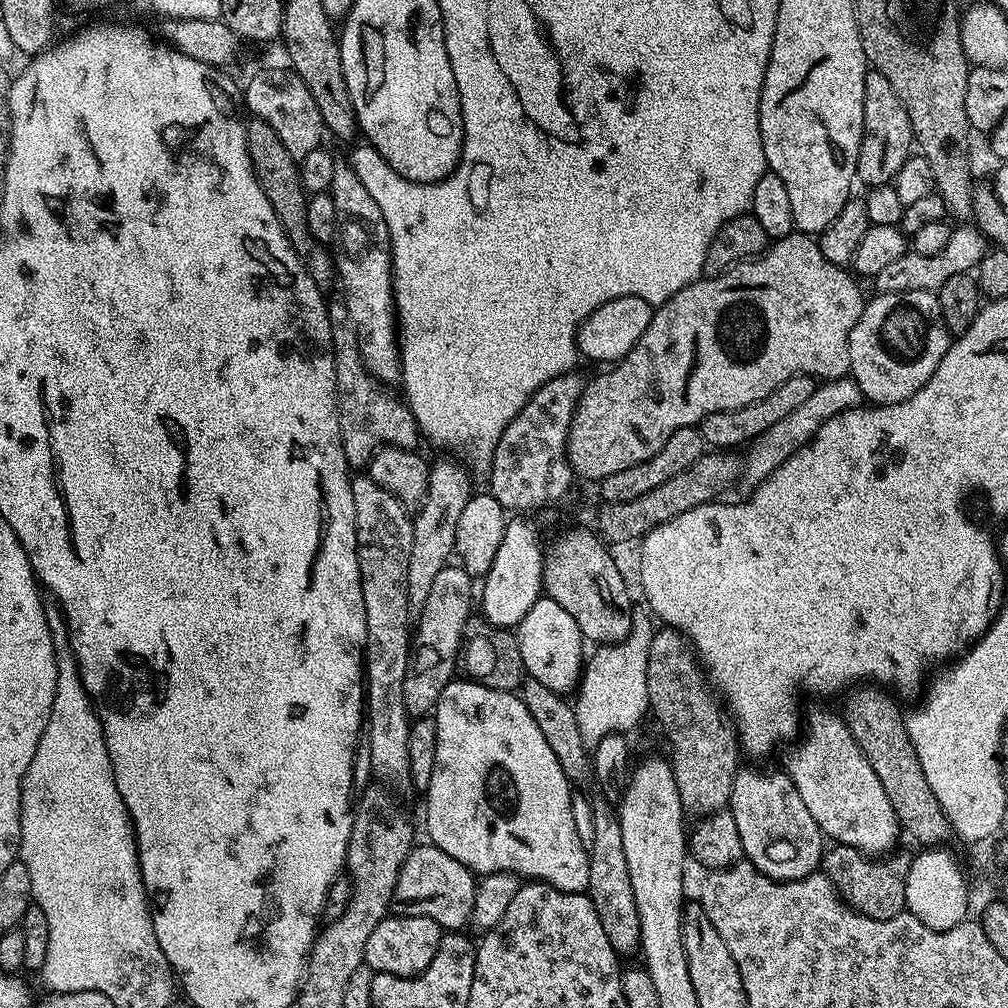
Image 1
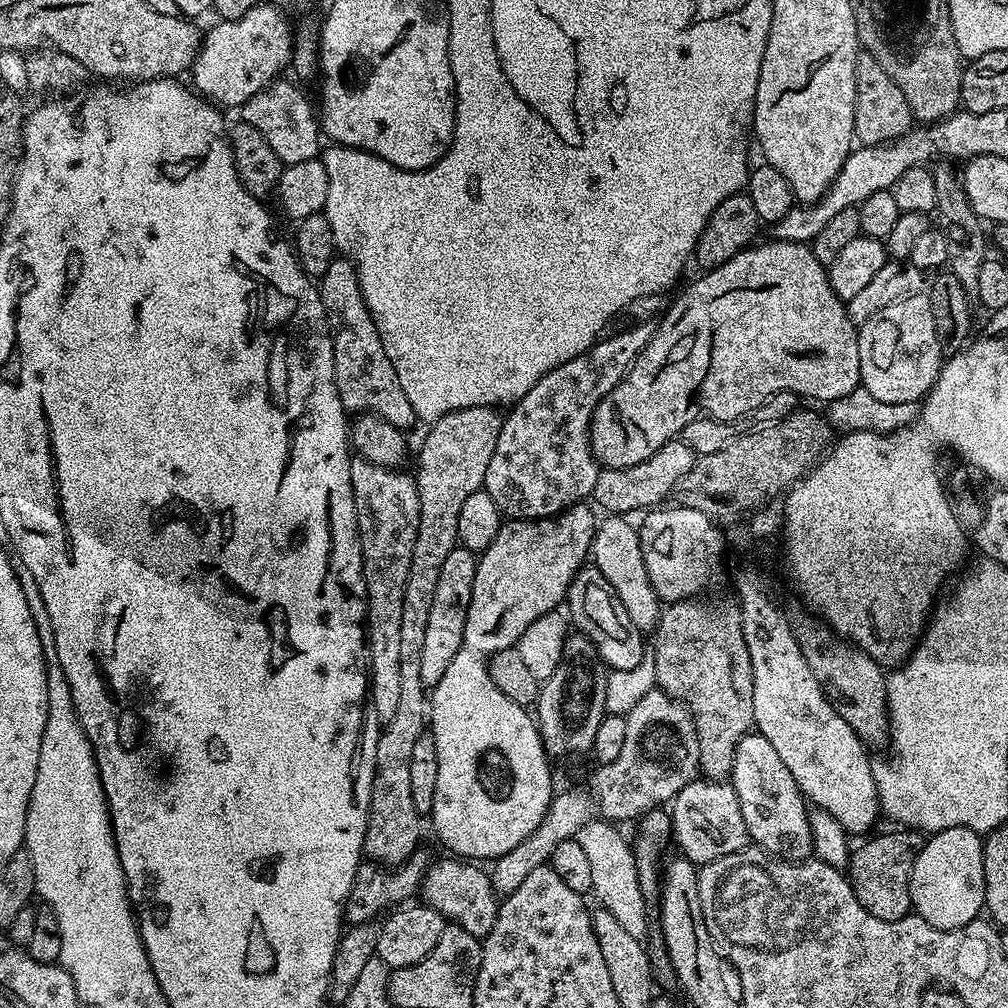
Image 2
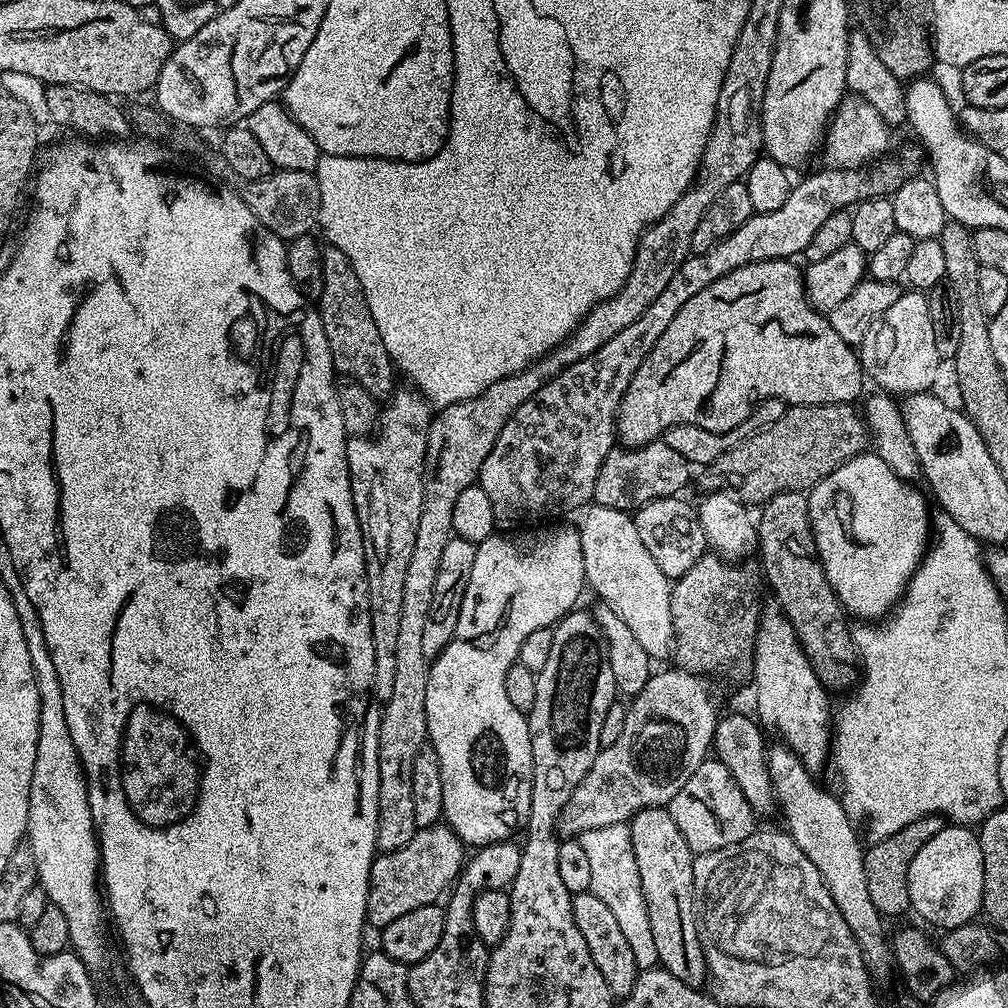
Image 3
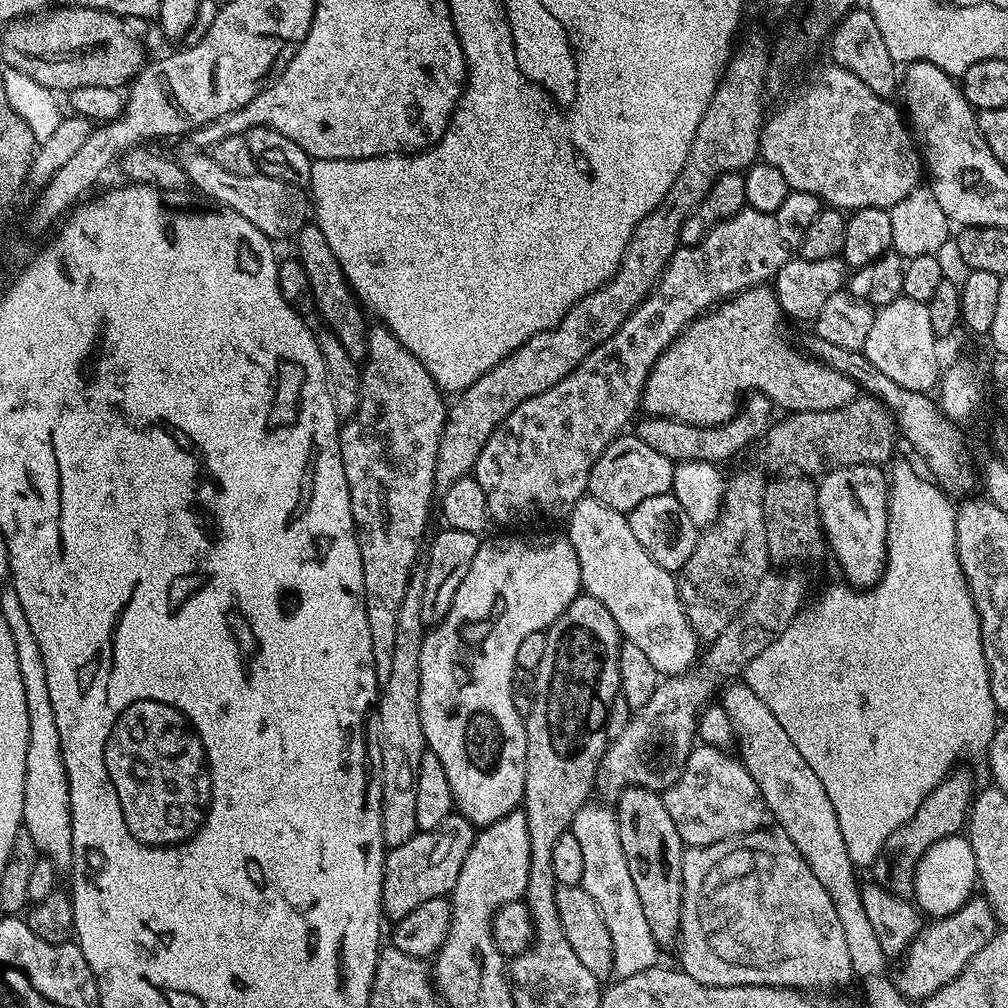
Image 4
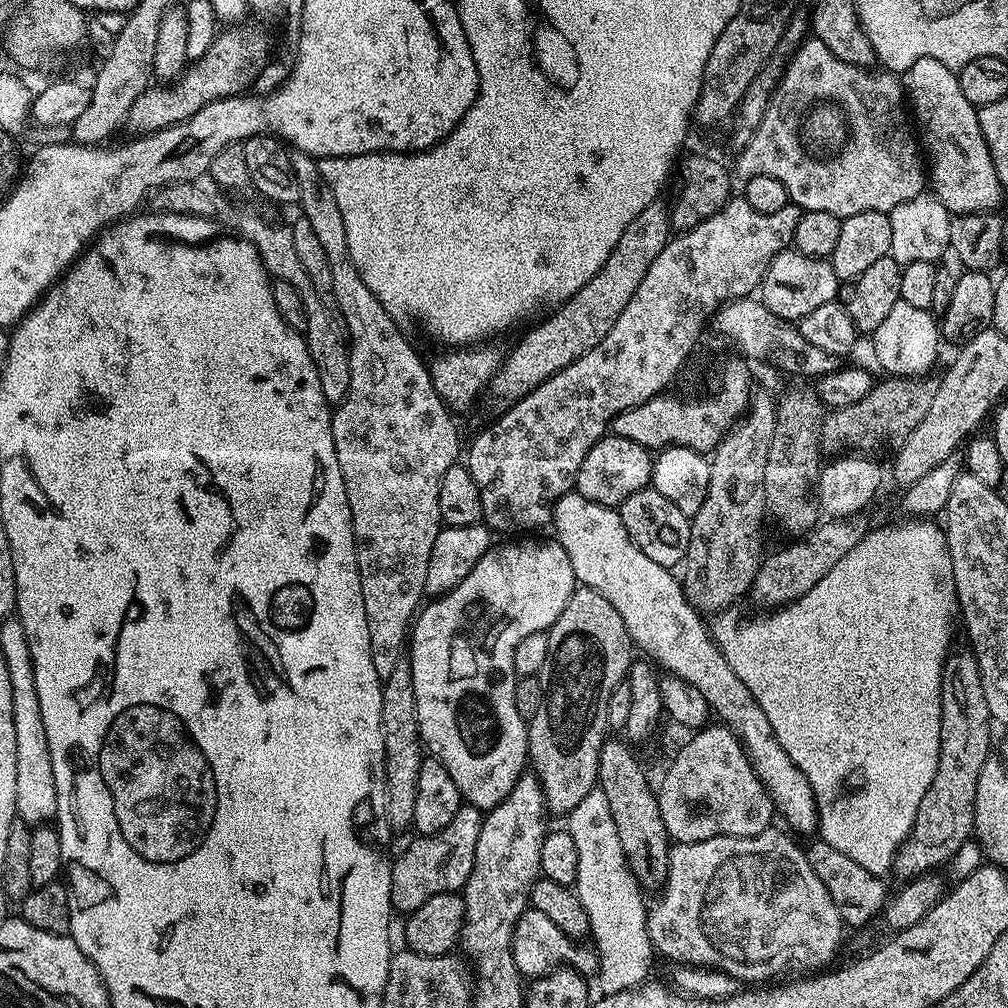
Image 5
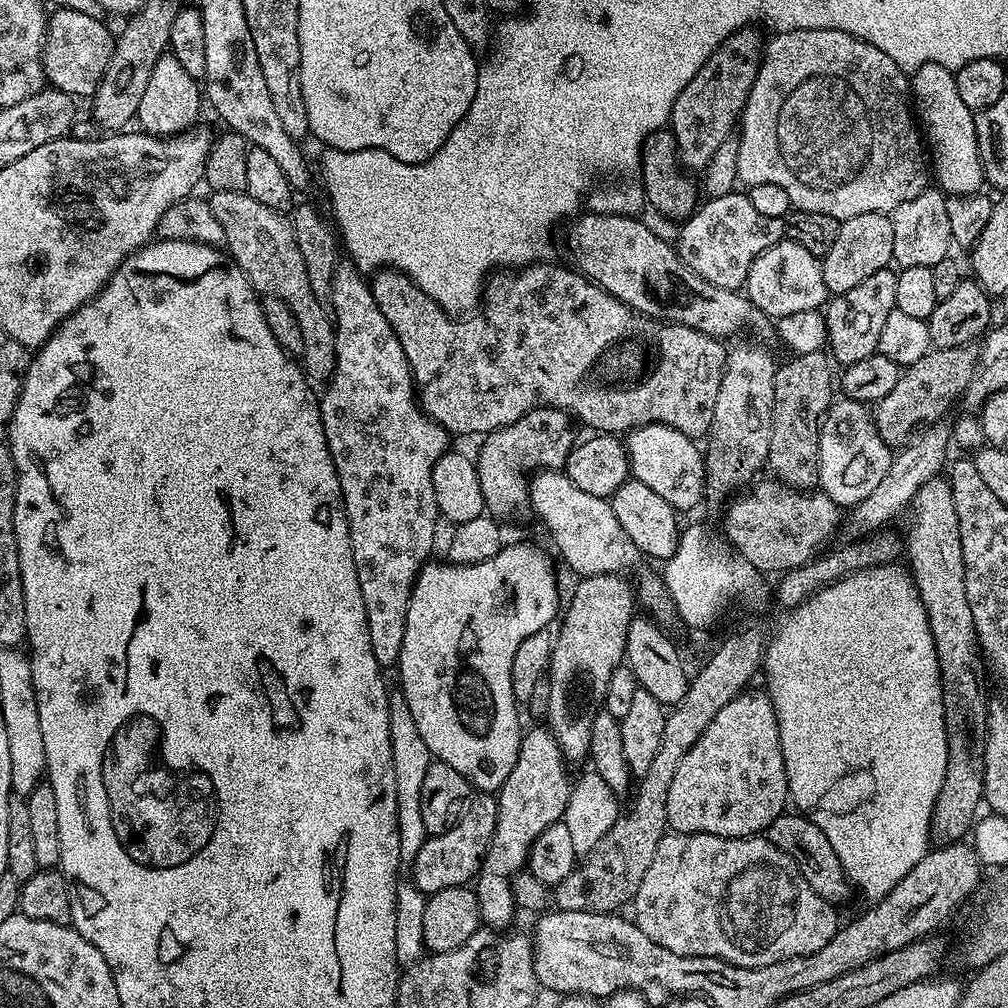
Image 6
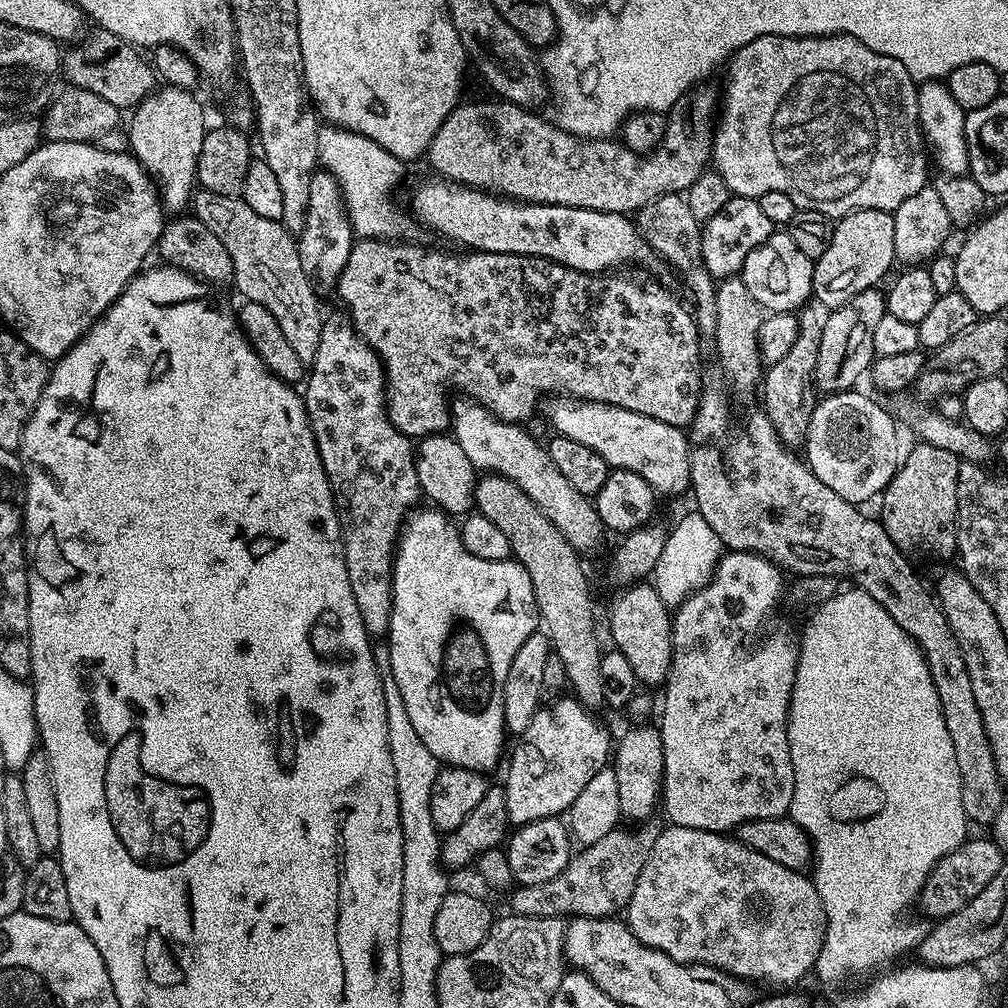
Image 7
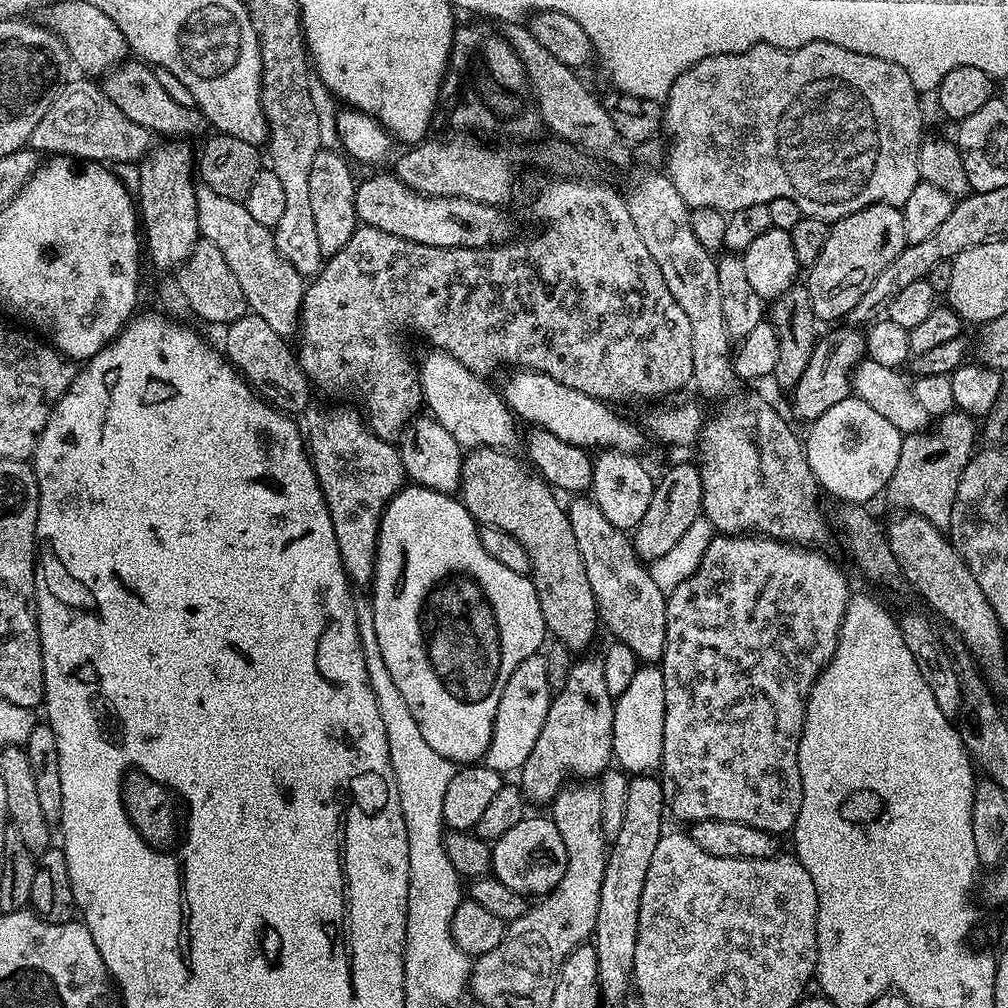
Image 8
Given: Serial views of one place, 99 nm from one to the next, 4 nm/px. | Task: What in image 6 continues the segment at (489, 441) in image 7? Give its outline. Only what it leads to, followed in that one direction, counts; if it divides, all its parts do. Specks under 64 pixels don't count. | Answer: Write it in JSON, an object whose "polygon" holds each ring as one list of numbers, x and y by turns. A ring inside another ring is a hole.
{"polygon":[[537,471,528,486,528,499,531,511,540,515,561,558,577,572,577,577,624,574,627,568,634,567,642,560,641,552,634,546,634,542,630,542,630,534,626,534,618,518,614,518,611,503,594,498,594,494,586,494,586,490,578,490,578,486,574,486,574,482,570,482,563,471]]}

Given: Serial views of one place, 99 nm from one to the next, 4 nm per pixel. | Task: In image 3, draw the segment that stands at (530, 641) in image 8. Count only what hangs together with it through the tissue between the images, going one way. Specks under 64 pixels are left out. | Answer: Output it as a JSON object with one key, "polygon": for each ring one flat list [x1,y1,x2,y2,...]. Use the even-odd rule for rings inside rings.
{"polygon":[[540,526,537,532,524,532,521,536,493,534,476,545,454,638,428,669,426,722,428,740,438,750,442,765,442,820,466,846,511,841,515,837,512,835,528,822,532,798,530,730,527,715,518,711,506,694,506,674,517,663,522,642,530,634,551,629,557,620,573,611,580,591,586,588,579,531,575,527,552,527,556,526]]}

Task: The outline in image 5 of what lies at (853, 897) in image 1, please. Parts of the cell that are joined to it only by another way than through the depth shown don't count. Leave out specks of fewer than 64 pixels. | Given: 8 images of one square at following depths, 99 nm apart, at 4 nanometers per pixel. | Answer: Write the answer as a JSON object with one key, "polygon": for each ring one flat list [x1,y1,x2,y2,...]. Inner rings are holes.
{"polygon":[[968,650,958,653,957,656,956,653,949,655,948,659,944,661,942,682,940,683,938,770,934,770,934,782,930,782,930,790,926,790,922,802,918,802,918,814,914,814,914,826,896,852,896,857,892,863,891,875,893,877,897,876,900,882,925,876,936,870,939,864,947,865,955,856,956,851,973,839,974,790,978,790,978,774,982,770,982,762,986,762,993,751,992,723,992,715,986,706,986,694,982,690,982,674,978,670,975,655]]}

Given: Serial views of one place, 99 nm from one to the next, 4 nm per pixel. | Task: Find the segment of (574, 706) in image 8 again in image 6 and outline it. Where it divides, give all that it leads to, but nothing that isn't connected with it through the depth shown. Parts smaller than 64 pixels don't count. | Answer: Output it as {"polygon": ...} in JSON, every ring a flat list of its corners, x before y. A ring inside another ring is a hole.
{"polygon":[[547,727,532,728,523,733,518,746,518,758,510,778,498,789,498,822,484,862,474,880,480,919,496,930,509,927,518,909,512,897,512,878,527,865,534,842,552,824,564,819,566,802,572,793,573,777,568,777,566,763,558,742]]}

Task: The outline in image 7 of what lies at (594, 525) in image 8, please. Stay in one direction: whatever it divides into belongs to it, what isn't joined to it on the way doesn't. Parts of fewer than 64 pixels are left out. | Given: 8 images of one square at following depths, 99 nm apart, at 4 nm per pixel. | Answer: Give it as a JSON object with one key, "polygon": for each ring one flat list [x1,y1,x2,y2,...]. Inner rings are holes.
{"polygon":[[636,582,625,587,612,600,612,609,608,612,608,628,612,631,612,640,615,651,626,654,634,674,639,678,641,685,656,684,663,685,668,678,670,662,672,661,672,617,673,613,658,598,656,589,648,582]]}

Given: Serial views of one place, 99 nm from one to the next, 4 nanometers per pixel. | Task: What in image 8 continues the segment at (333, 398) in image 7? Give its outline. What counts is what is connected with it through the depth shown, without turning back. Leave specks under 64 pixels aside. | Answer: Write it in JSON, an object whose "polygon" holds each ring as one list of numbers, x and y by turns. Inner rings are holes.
{"polygon":[[309,407,302,416,306,425,306,447,312,457,320,489,326,498,326,506,330,510,330,522,334,522,334,538,338,538,338,554,342,558,342,566,353,585,368,586,376,574,376,539,380,533,380,519,388,501,394,499,406,484,400,449,393,441,383,440,372,433,359,407,316,407]]}

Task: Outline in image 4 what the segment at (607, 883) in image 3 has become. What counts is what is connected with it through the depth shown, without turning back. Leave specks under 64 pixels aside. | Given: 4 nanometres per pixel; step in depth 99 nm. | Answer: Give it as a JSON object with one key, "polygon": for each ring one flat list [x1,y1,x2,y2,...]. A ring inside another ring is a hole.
{"polygon":[[589,802,582,805,578,814,574,814,570,830,574,838,578,838,582,859,586,861,586,866,582,866,582,886,586,894,590,894,594,902,598,902,598,910,602,910,606,930,610,930,610,942,614,950,612,971,617,977,629,976,657,967,658,946,654,942,654,934,650,934,646,913,642,911,642,901,638,899,638,890,634,890,634,882,630,879,626,854,622,854,622,838,618,838,618,818,611,807,600,804]]}

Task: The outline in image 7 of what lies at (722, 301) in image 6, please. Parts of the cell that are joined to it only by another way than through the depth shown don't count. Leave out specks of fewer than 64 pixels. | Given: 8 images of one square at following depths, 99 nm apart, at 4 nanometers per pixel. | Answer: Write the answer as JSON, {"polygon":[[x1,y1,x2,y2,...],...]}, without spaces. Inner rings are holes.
{"polygon":[[436,182,440,184,424,184,412,196,412,210,415,216,428,228,434,230,436,233,454,241,464,244,463,247,488,253,510,253,511,256,530,256,542,257,543,260,554,261,556,264,565,265,567,268,578,270,582,273,594,273,596,275,604,274,619,268,622,264,634,262,640,266,644,266,654,272,662,268,662,262,656,255,652,247,646,243,645,238,641,235,639,229,636,227,633,219,628,217,625,213,619,212,604,212,586,210,580,207,568,207,561,204,529,204,527,202,507,200,505,197,495,196,482,191,481,189,471,189,467,186,455,186,446,182]]}

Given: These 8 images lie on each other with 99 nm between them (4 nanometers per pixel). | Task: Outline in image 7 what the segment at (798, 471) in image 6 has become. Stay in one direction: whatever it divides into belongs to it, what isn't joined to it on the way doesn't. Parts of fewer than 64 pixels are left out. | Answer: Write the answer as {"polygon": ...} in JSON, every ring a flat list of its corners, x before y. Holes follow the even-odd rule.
{"polygon":[[805,306,799,309,798,319,800,325,798,326,798,338,794,340,794,346,790,346,790,350,786,350,786,354,782,354,782,358,778,358,778,362,767,365,762,377,762,392,764,388,762,410,770,418,770,422,774,426,774,430,778,434,780,441,793,450,799,449,799,444,801,447,807,441,810,418,814,414,818,403,816,367,818,366,818,346,822,346,824,318,825,313,819,307]]}

